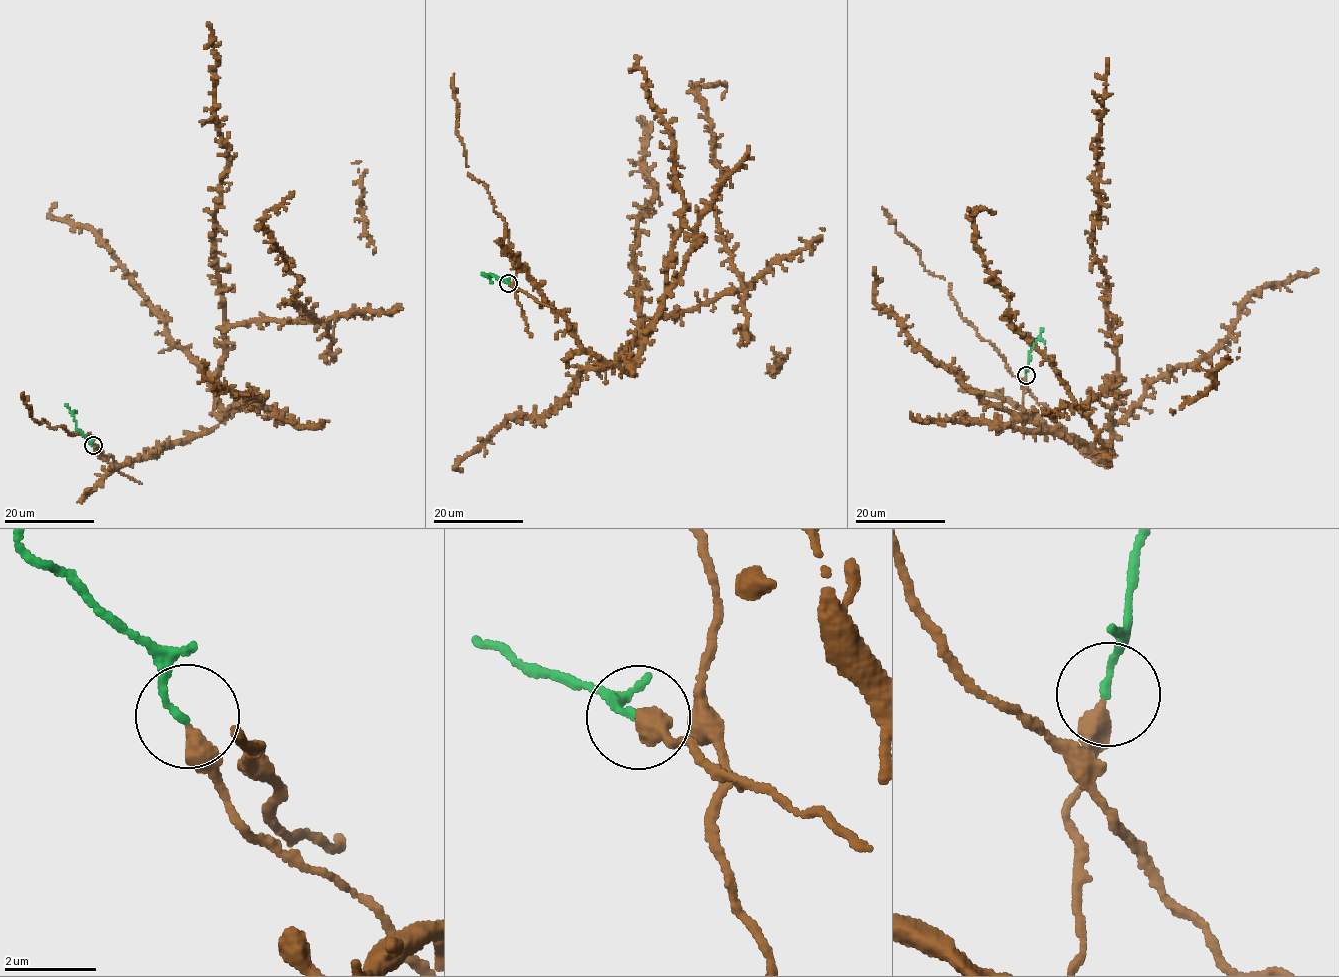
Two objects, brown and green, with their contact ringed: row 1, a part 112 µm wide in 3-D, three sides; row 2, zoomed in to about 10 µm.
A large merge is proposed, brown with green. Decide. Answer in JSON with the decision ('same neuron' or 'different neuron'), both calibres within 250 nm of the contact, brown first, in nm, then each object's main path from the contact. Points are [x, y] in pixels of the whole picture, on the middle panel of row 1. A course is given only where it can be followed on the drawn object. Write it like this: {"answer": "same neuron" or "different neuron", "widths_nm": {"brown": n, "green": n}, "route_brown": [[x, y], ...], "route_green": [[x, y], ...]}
{"answer": "same neuron", "widths_nm": {"brown": 300, "green": 140}, "route_brown": [[508, 283], [533, 286], [628, 374], [640, 325], [742, 287], [694, 84], [721, 84], [722, 98]], "route_green": [[508, 283], [491, 274], [482, 274]]}

